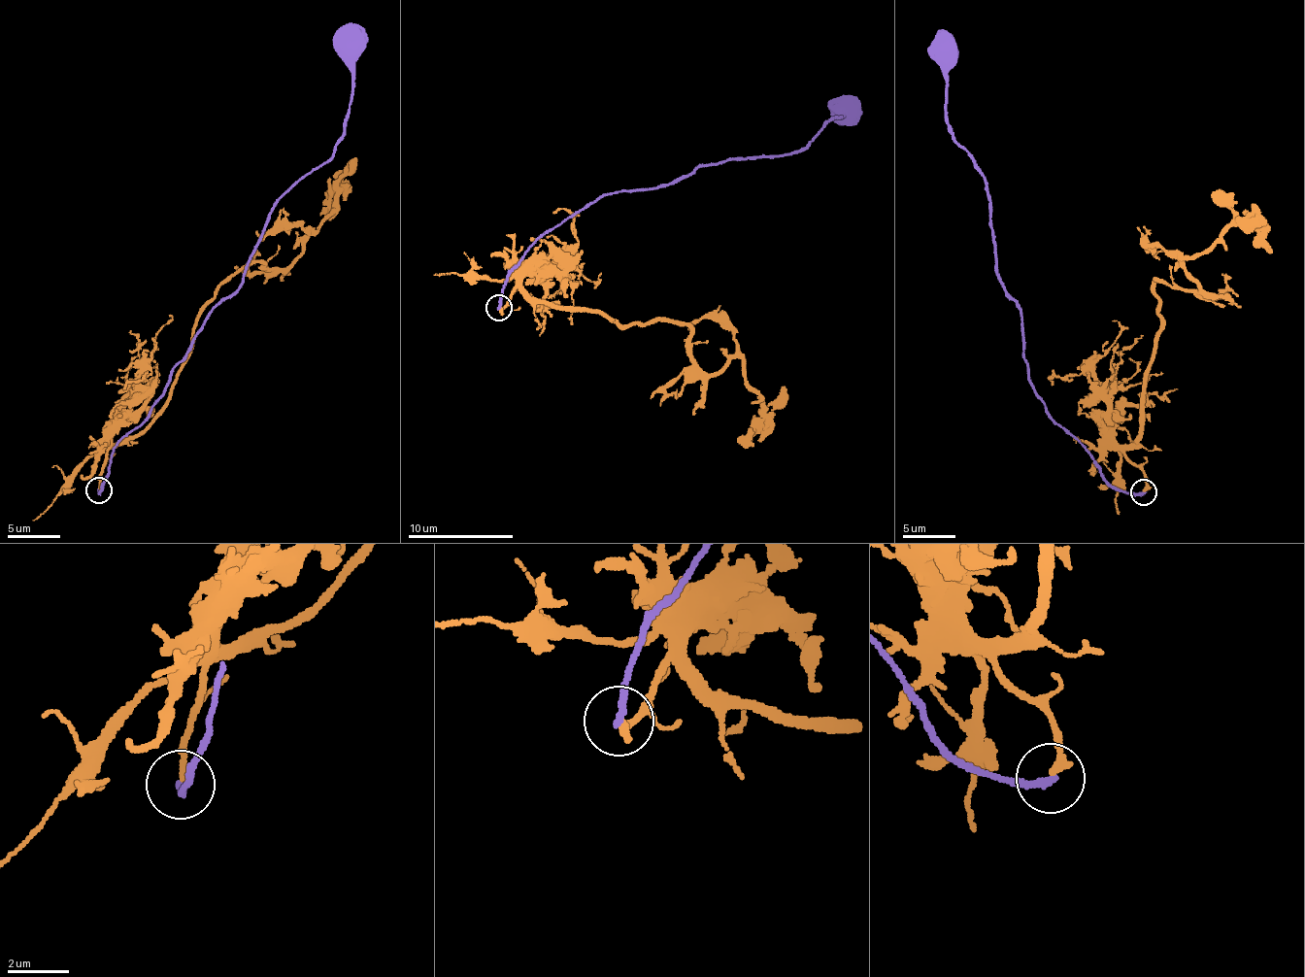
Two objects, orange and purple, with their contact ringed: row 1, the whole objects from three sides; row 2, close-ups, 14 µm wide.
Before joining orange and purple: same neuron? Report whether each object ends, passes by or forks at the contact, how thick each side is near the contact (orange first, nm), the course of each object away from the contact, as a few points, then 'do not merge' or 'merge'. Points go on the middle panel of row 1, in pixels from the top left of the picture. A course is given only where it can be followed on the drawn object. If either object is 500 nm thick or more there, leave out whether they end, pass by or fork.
orange ends there; purple ends there; 280 nm thick on the orange side, 240 nm on the other; orange runs (498, 307), (518, 287), (624, 325), (683, 322), (692, 360), (708, 373), (739, 357), (757, 394), (745, 449); purple runs (498, 307), (503, 283), (528, 248), (602, 195), (668, 185), (697, 167), (796, 153), (839, 117), (844, 105); do not merge

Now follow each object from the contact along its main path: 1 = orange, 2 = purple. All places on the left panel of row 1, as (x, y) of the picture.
1: (98, 489), (109, 452), (161, 409), (202, 308), (253, 263), (287, 267), (333, 208), (337, 190), (330, 218)
2: (98, 489), (113, 448), (145, 420), (204, 318), (239, 287), (272, 208), (346, 132), (347, 23)

